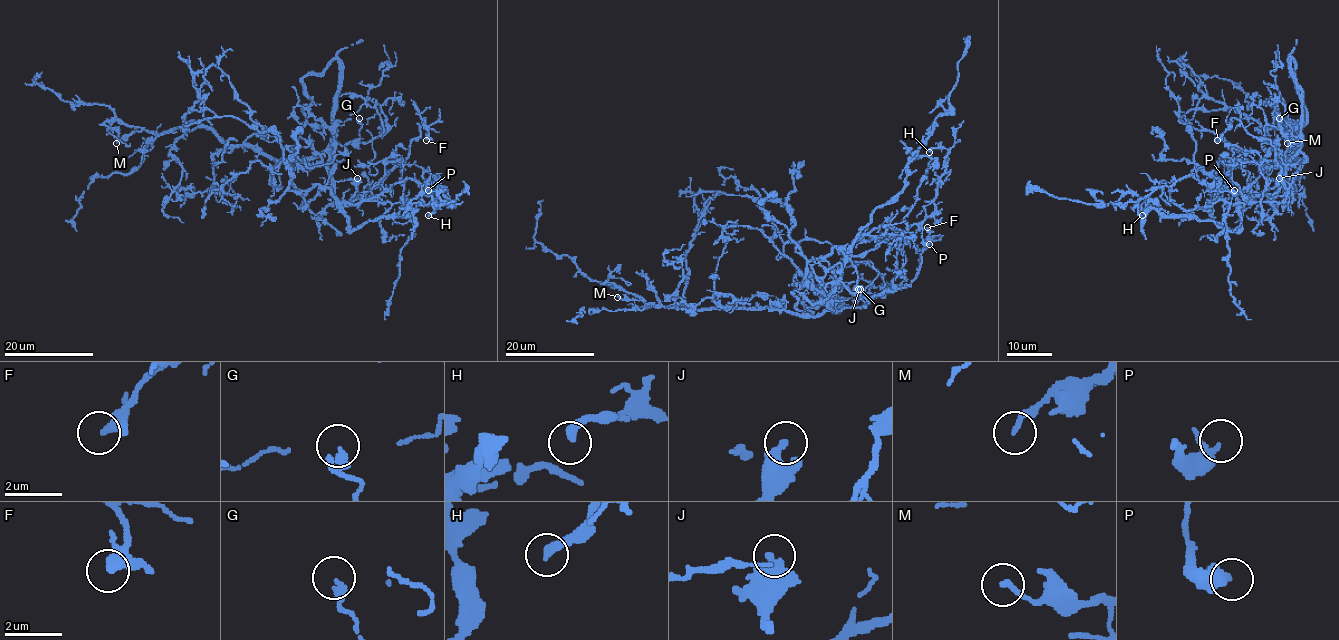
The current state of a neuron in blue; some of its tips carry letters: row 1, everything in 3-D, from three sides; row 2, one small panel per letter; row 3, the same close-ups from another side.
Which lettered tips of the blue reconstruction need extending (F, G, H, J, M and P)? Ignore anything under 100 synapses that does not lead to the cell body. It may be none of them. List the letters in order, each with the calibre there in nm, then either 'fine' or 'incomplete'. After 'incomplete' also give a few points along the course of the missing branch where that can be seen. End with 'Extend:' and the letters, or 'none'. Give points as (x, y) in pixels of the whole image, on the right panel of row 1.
F: 280 nm | fine
G: 150 nm | fine
H: 300 nm | fine
J: 500 nm | fine
M: 180 nm | fine
P: 280 nm | fine
Extend: none

